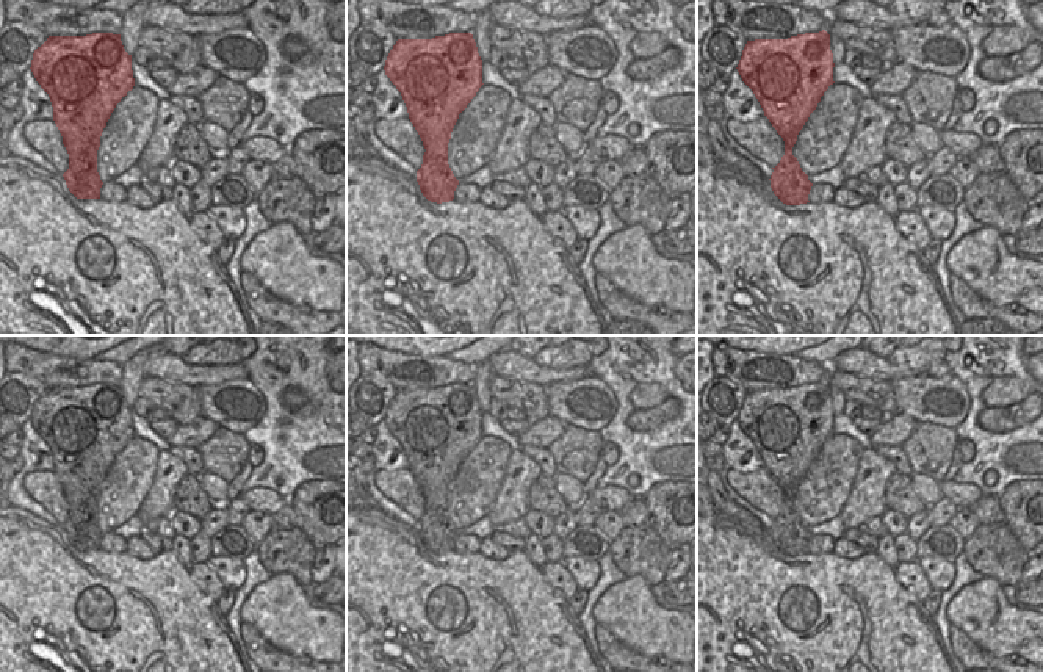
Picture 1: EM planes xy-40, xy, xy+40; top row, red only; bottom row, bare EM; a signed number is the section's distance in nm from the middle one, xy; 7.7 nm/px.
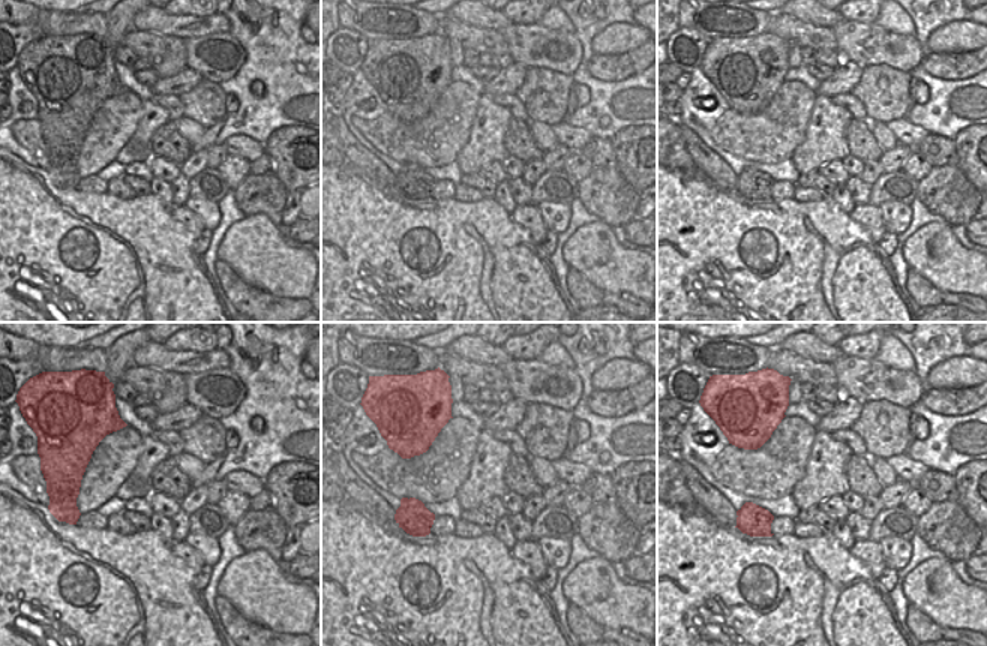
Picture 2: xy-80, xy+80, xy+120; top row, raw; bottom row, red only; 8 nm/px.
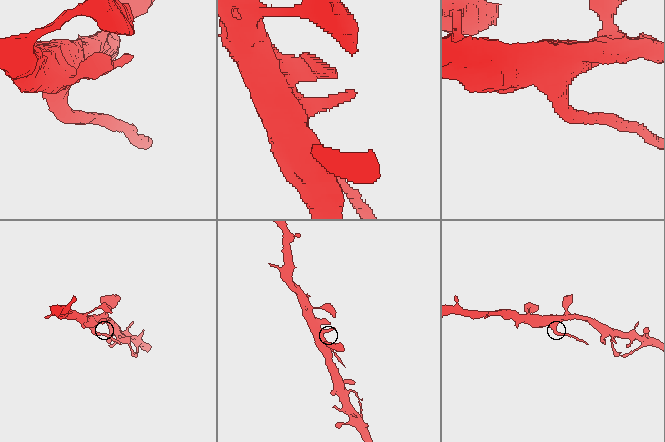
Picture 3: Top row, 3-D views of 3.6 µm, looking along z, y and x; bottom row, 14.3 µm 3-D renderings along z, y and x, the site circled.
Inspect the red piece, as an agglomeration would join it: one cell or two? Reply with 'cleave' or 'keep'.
cleave

